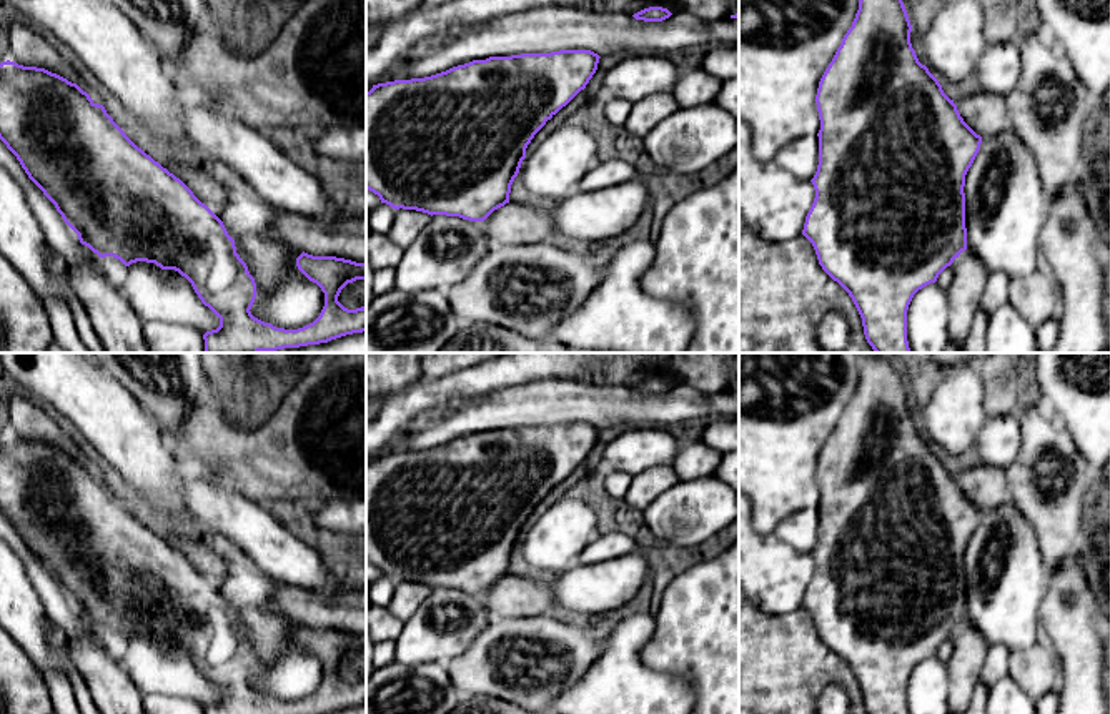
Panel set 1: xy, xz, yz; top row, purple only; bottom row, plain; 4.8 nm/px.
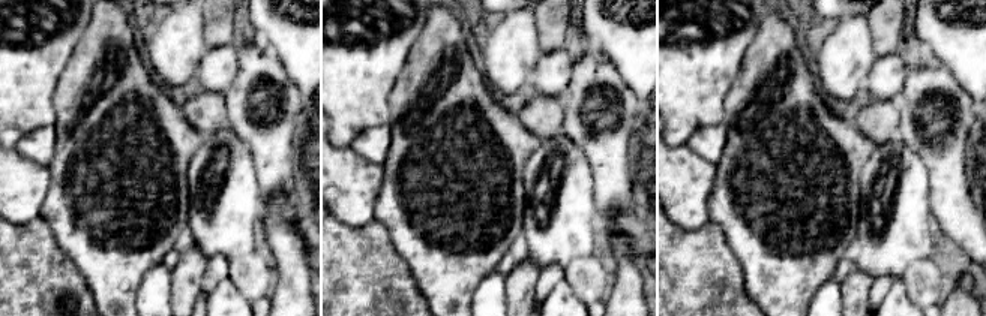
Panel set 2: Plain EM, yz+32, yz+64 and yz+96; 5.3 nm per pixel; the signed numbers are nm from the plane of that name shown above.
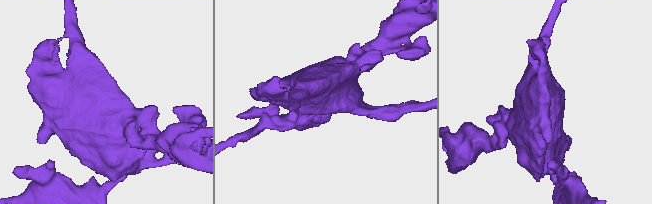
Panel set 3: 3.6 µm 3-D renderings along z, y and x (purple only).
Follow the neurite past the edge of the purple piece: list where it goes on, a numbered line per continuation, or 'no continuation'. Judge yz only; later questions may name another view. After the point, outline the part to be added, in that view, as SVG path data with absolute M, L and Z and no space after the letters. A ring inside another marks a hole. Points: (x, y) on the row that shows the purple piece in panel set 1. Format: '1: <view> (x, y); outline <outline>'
1: yz (986, 114); outline M972 88L955 105L964 121L982 138L995 136L1008 126L1005 97Z

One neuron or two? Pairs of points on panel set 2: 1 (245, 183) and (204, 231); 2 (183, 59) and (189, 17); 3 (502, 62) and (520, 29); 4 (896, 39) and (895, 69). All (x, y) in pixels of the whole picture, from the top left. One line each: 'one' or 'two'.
1: one
2: one
3: one
4: two

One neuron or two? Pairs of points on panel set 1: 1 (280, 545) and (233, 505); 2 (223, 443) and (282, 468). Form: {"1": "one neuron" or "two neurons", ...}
{"1": "one neuron", "2": "one neuron"}

